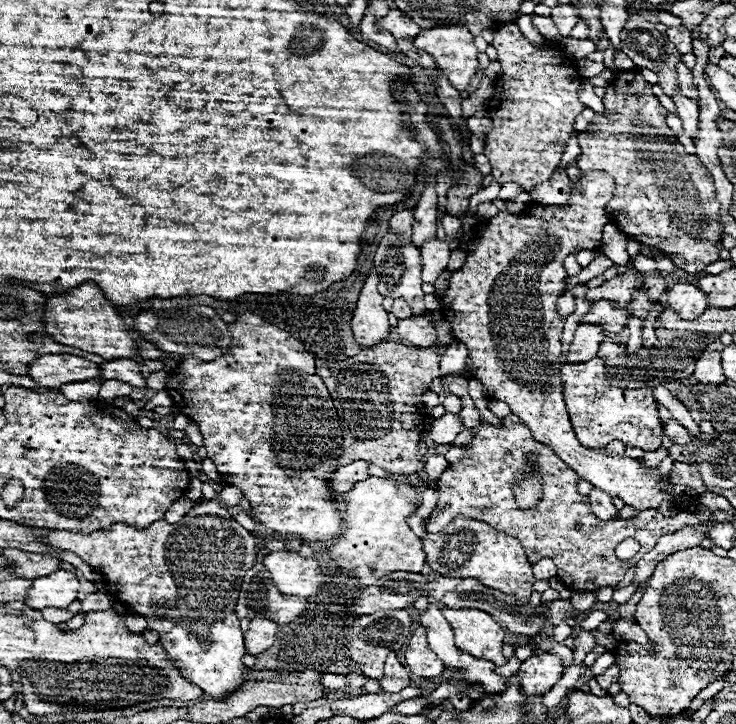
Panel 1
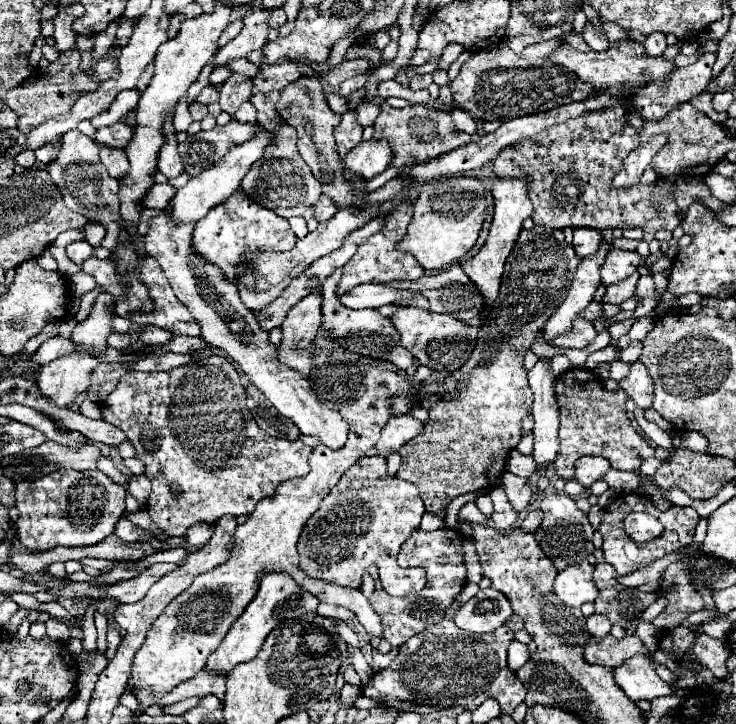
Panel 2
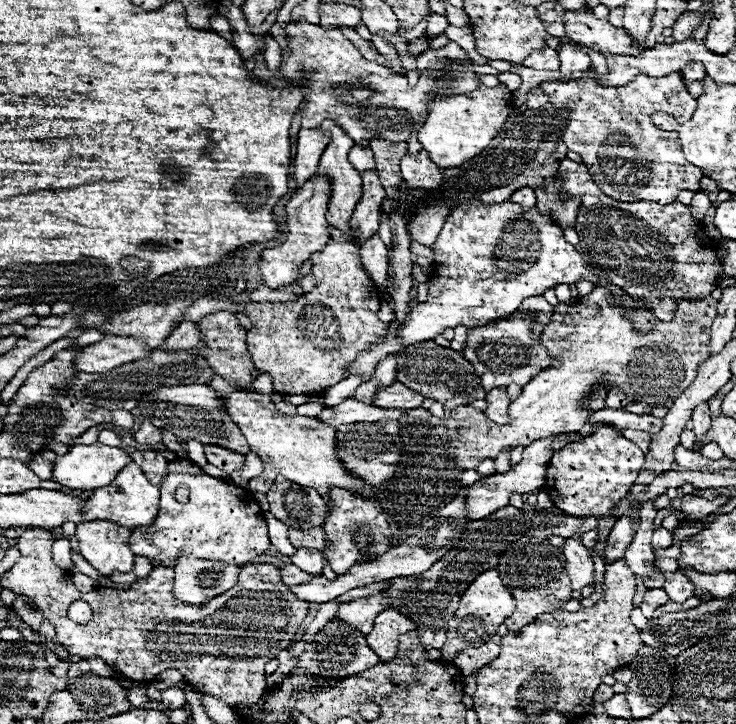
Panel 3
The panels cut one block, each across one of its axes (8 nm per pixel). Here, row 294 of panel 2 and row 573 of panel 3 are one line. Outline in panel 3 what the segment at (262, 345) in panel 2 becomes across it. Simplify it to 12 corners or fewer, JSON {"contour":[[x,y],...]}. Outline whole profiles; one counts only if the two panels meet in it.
{"contour":[[176,560],[174,596],[188,604],[230,590],[238,566]]}

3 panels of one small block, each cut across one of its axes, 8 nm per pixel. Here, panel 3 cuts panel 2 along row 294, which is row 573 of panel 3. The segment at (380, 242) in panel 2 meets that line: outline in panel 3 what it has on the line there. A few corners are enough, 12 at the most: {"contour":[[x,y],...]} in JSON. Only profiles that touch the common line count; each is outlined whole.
{"contour":[[332,486],[324,556],[336,574],[392,546],[374,498]]}

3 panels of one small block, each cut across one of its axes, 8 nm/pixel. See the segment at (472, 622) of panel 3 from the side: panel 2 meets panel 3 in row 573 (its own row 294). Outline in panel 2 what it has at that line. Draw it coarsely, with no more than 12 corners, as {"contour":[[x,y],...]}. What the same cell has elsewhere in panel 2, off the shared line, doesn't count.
{"contour":[[494,178],[494,216],[480,252],[460,260],[486,310],[532,216],[528,178]]}

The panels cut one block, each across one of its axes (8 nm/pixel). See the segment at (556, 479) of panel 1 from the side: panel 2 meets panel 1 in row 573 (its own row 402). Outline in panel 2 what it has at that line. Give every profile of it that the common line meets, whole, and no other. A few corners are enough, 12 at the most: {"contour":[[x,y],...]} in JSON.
{"contour":[[592,370],[556,380],[560,478],[576,458],[638,470],[654,454],[630,424],[628,394]]}

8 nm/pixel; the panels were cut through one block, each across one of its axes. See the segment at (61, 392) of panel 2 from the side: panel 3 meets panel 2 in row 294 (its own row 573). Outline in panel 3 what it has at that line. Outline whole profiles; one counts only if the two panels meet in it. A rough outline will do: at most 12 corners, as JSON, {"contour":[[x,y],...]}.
{"contour":[[78,524],[80,554],[102,576],[130,572],[130,528]]}

